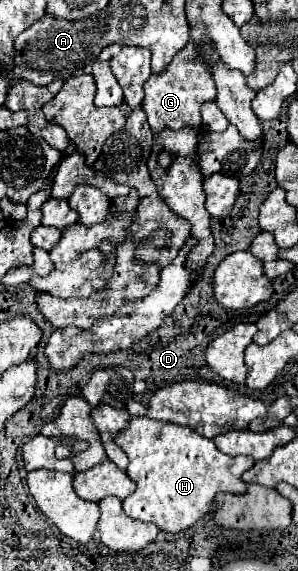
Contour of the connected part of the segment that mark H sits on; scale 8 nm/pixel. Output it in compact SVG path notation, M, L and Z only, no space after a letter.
M132 417L128 427L116 433L116 445L126 451L126 475L136 483L136 491L122 501L124 513L132 519L154 523L166 533L178 533L194 525L214 507L216 493L244 493L246 483L240 477L254 465L248 455L224 455L212 439L198 435L194 429L148 417Z

